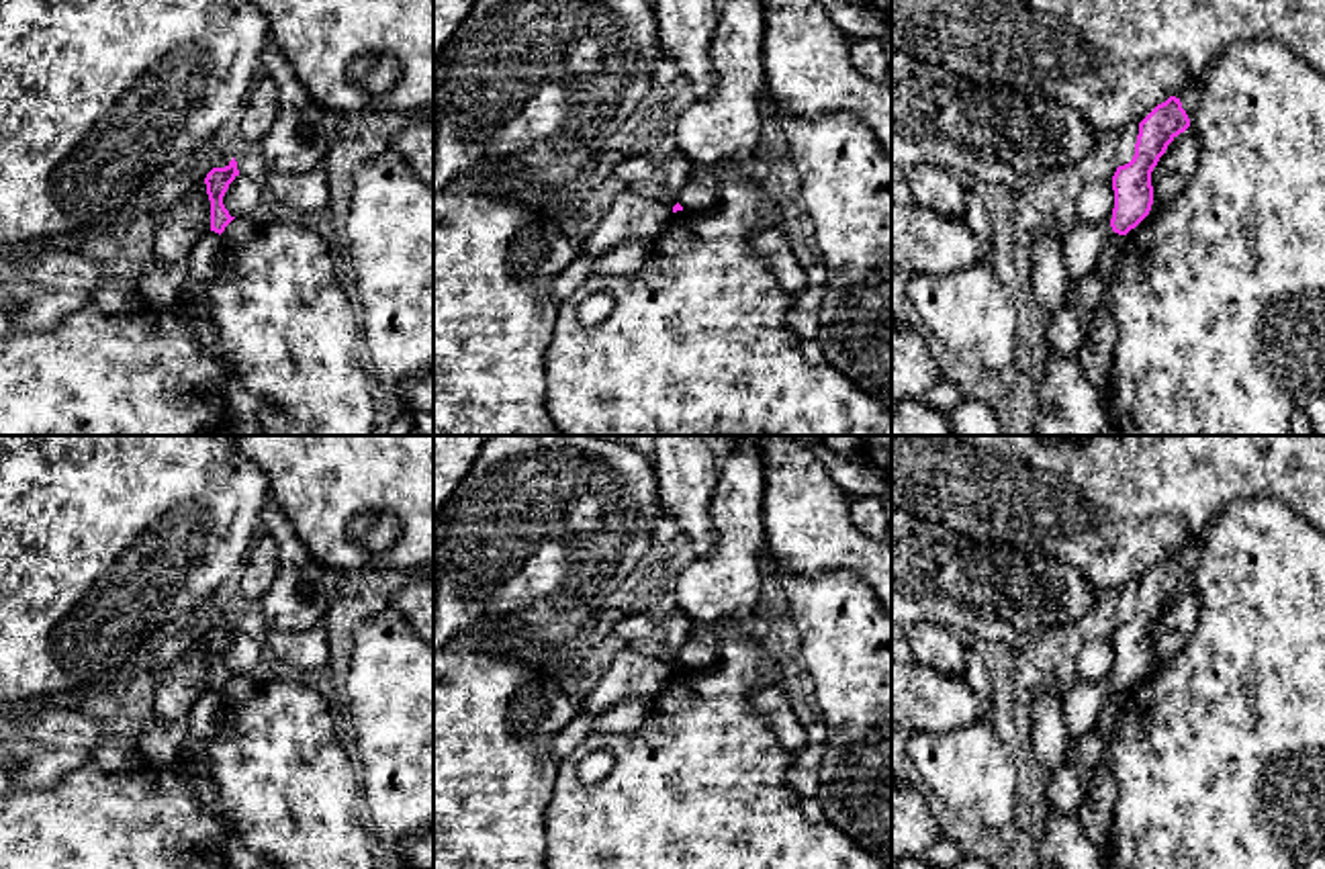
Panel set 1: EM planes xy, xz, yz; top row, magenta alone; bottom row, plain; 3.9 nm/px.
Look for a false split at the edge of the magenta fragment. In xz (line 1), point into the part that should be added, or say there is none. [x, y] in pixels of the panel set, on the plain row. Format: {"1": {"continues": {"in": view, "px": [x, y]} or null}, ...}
{"1": {"continues": null}}

